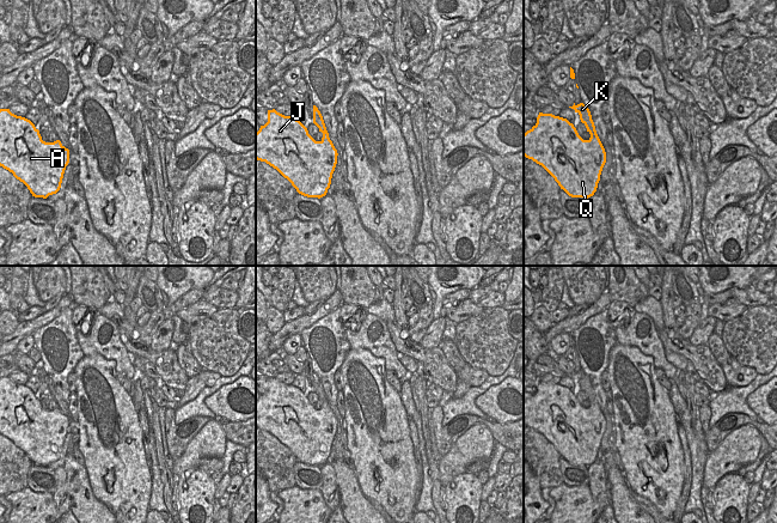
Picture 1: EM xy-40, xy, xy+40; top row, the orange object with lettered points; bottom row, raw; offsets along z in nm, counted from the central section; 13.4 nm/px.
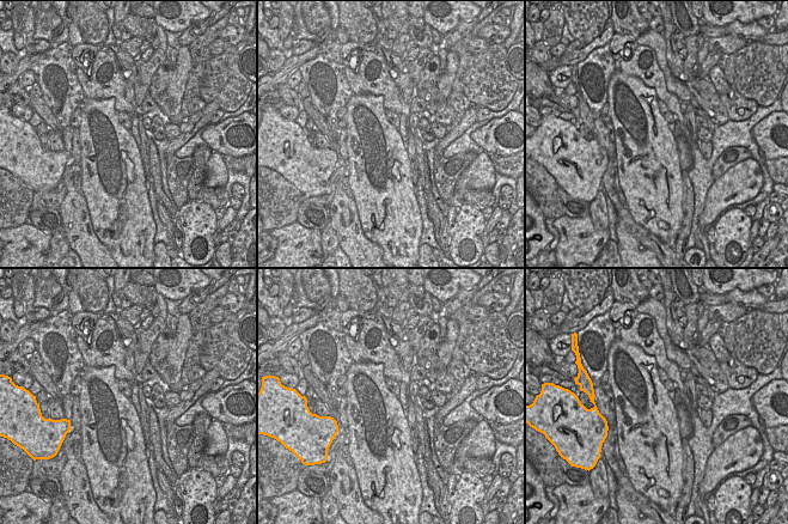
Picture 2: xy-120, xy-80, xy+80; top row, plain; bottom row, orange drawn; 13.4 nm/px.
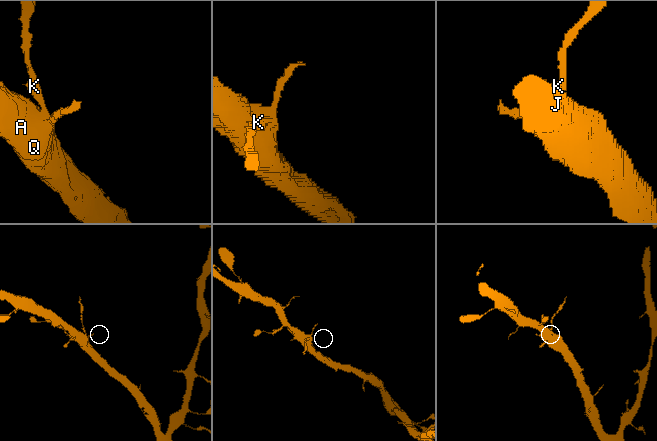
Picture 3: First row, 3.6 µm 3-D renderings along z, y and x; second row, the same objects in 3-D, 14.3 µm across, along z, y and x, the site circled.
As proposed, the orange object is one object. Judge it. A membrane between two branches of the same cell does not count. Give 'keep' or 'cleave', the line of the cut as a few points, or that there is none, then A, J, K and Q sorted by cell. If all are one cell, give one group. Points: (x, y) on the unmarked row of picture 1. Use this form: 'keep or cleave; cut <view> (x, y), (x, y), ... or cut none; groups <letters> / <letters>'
cleave; cut xy+40 (595, 400), (591, 402); groups A J Q / K

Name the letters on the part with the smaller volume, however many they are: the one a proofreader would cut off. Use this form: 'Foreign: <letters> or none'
Foreign: K

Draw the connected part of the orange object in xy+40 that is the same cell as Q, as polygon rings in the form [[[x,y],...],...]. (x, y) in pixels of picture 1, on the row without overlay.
[[[539,381],[537,391],[524,402],[524,424],[542,433],[571,466],[593,464],[606,431],[606,420],[596,401],[591,402],[588,408],[583,408],[567,387],[543,381]]]

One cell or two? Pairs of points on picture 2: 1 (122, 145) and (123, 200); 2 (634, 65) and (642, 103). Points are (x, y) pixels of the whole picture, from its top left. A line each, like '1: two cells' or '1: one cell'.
1: one cell
2: two cells

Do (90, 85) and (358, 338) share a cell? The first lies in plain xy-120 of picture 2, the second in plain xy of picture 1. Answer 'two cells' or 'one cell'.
one cell

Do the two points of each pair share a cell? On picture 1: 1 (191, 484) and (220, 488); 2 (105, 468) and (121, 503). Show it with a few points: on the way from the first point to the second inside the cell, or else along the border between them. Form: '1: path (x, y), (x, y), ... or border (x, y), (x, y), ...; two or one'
1: border (216, 485), (213, 497); two
2: path (109, 476), (110, 486), (118, 494); one

